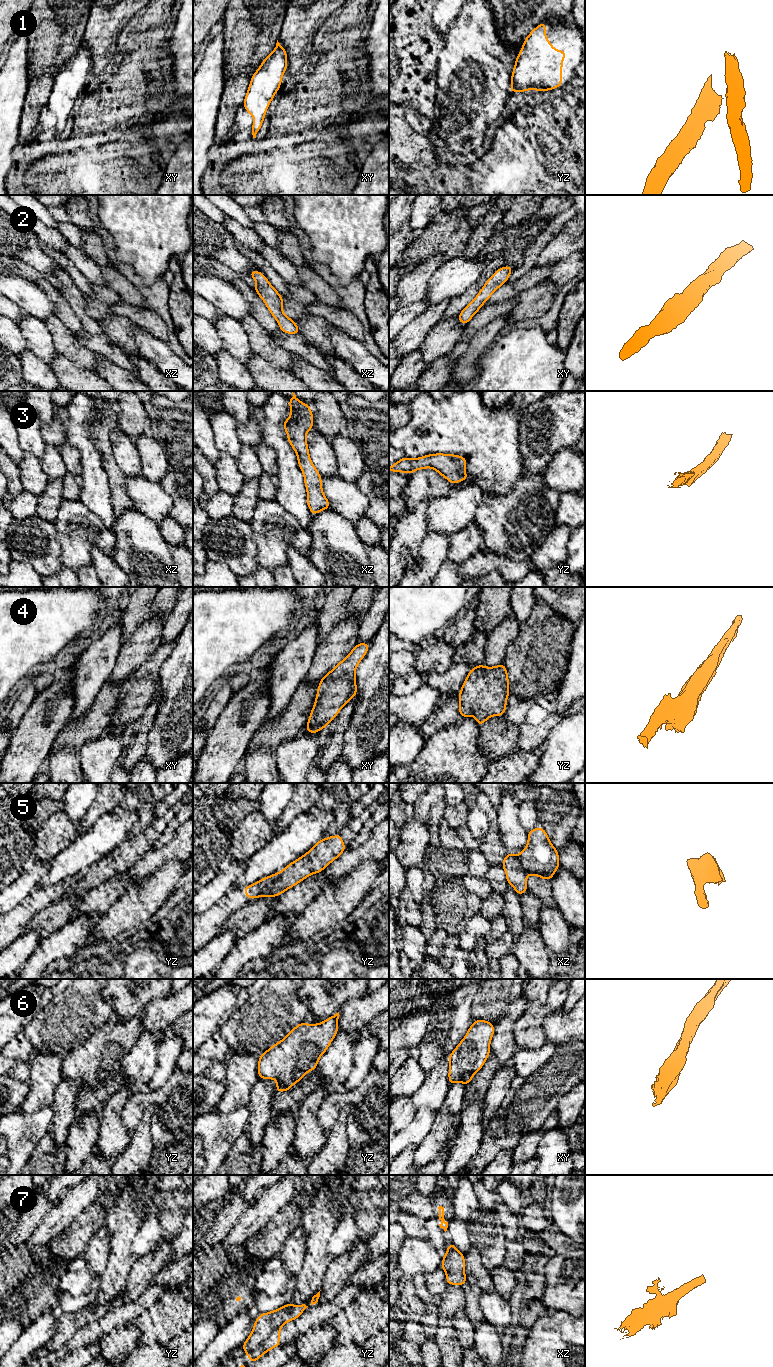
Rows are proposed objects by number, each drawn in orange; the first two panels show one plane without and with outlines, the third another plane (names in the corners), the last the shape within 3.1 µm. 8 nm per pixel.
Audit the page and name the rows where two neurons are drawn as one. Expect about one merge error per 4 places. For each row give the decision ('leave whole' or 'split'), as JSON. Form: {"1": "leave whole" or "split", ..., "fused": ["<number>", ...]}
{"1": "leave whole", "2": "leave whole", "3": "leave whole", "4": "leave whole", "5": "split", "6": "leave whole", "7": "leave whole", "fused": ["5"]}

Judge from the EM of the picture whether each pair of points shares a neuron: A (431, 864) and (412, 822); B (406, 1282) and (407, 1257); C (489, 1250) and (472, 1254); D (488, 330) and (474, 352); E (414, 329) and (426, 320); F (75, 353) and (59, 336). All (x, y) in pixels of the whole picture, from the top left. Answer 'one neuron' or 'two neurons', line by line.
A: two neurons
B: two neurons
C: two neurons
D: one neuron
E: one neuron
F: one neuron

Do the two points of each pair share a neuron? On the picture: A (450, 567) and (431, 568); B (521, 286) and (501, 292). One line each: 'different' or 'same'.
A: different
B: same

